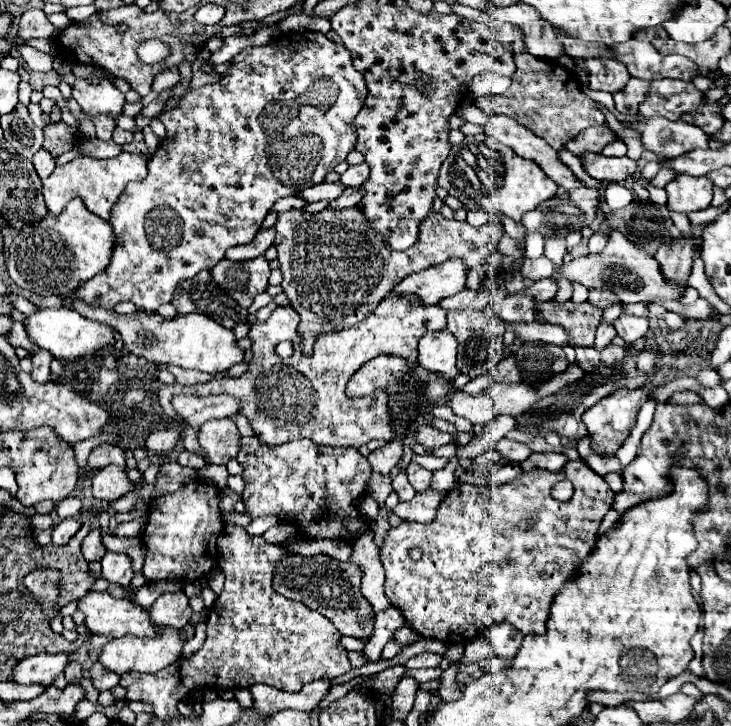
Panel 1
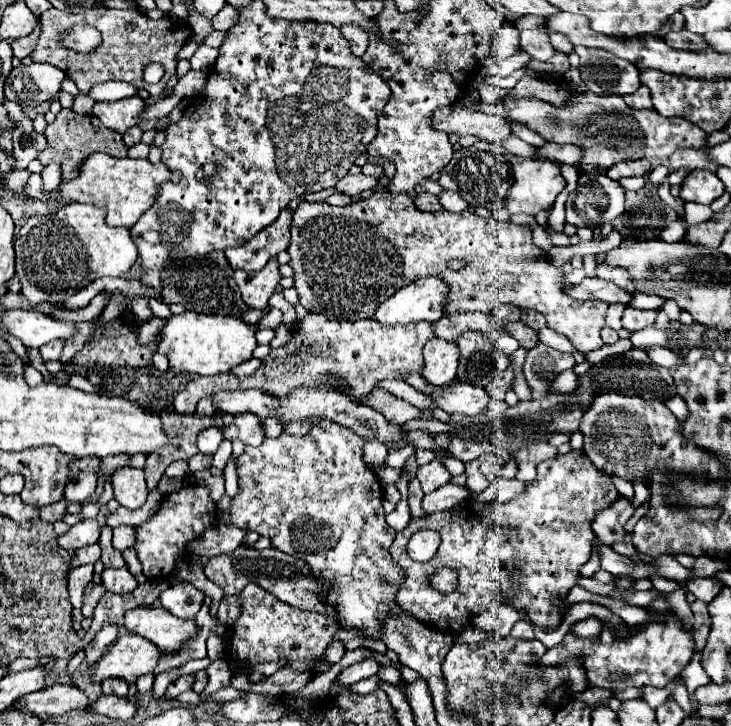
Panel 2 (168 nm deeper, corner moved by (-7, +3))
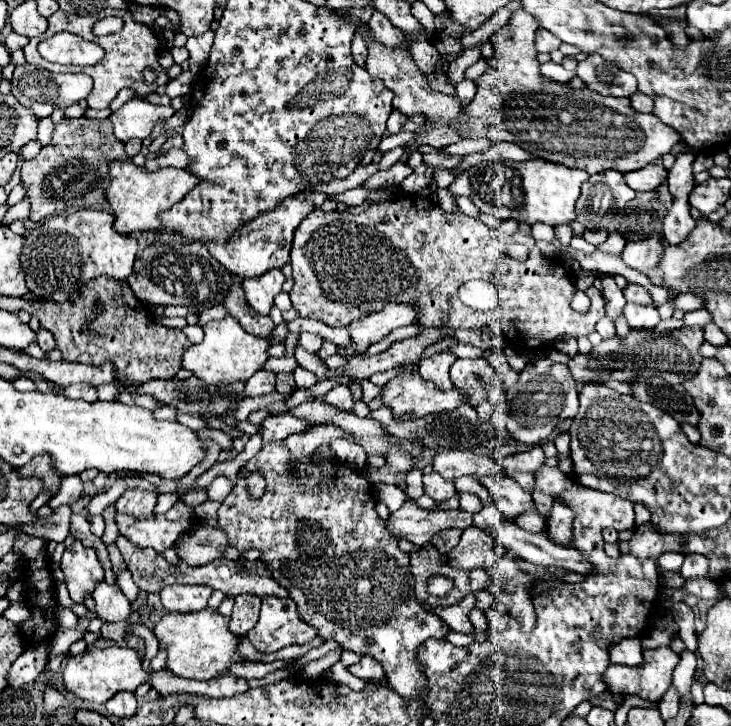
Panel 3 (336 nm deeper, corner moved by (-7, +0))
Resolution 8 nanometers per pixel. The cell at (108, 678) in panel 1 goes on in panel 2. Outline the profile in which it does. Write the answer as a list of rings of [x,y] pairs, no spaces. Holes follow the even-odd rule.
[[[107,679],[107,681],[103,681],[103,693],[105,695],[127,697],[127,689],[129,689],[129,685],[125,681],[119,681],[119,679]]]

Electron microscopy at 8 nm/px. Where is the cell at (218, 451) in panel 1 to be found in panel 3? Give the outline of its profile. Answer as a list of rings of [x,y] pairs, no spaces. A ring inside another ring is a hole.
[[[267,416],[263,426],[259,428],[259,436],[263,442],[285,440],[293,432],[303,432],[311,424],[303,424],[303,420],[295,420],[295,416]]]

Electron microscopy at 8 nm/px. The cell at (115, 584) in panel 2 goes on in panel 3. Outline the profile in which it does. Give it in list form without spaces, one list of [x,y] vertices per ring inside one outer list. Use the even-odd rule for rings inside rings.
[[[99,582],[93,592],[95,598],[95,610],[103,622],[119,622],[125,620],[131,614],[131,602],[119,588],[119,584]]]

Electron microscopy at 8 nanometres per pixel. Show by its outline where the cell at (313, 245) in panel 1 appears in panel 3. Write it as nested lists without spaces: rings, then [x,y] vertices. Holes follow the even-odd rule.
[[[403,196],[401,200],[373,202],[365,212],[323,212],[315,208],[295,230],[293,248],[291,248],[291,266],[293,266],[293,290],[291,302],[293,308],[303,318],[315,318],[329,326],[349,326],[359,316],[377,312],[385,306],[387,300],[403,302],[415,300],[423,312],[423,326],[451,326],[451,328],[481,328],[491,326],[497,328],[509,338],[511,344],[519,348],[541,348],[557,342],[563,336],[589,336],[595,330],[595,324],[605,316],[605,302],[597,288],[587,288],[587,296],[591,298],[589,312],[579,314],[571,308],[571,300],[575,294],[575,284],[571,274],[563,270],[557,262],[545,258],[537,252],[537,260],[513,260],[507,256],[507,246],[521,242],[523,232],[515,232],[507,236],[503,230],[487,228],[479,218],[465,216],[463,212],[441,212],[437,204],[423,200],[419,196]],[[467,280],[491,280],[499,290],[499,306],[491,312],[477,312],[465,304],[461,304],[457,290]]]

